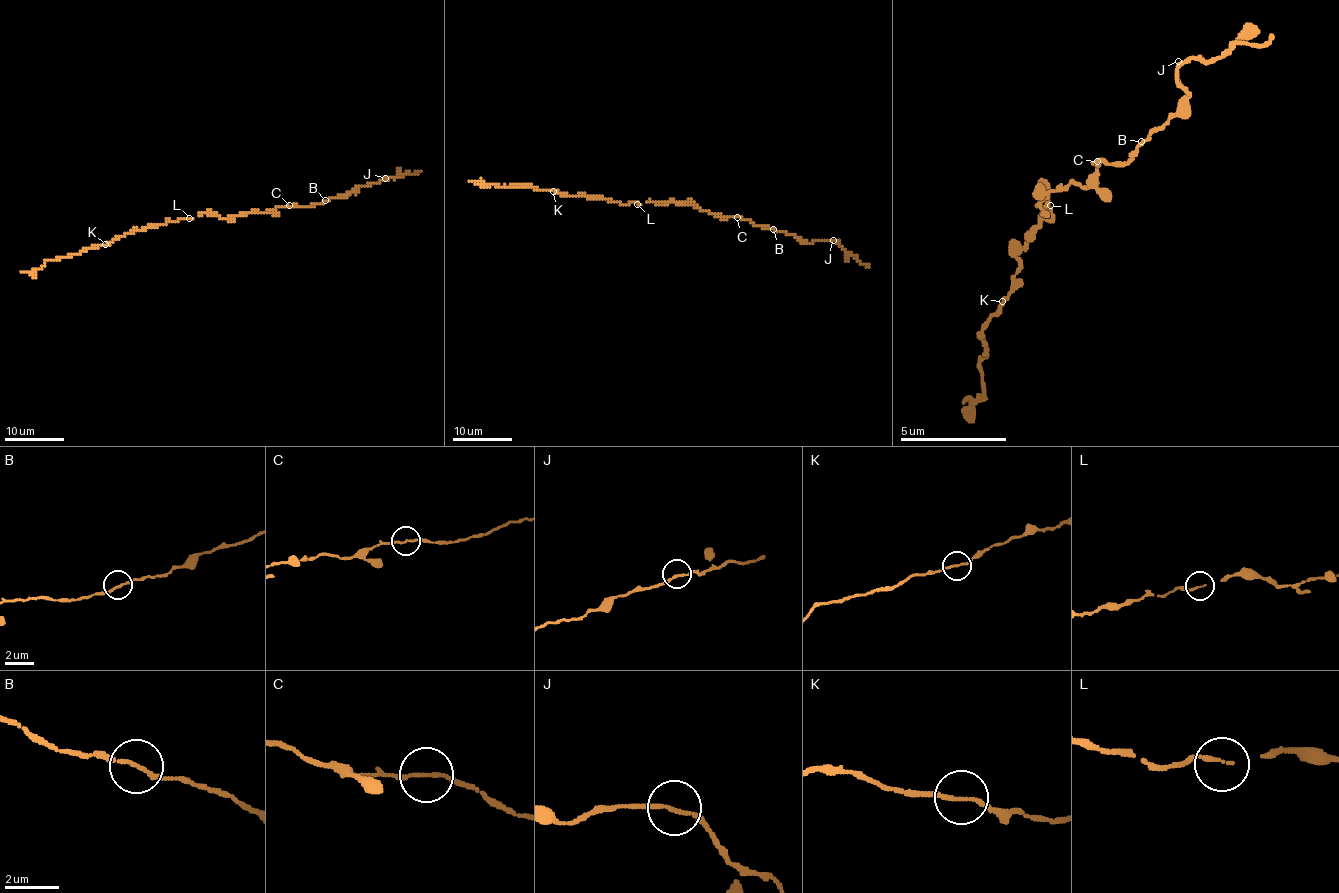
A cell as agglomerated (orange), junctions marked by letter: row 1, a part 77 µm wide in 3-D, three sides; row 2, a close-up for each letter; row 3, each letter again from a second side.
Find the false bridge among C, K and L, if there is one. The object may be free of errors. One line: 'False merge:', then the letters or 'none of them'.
False merge: none of them

